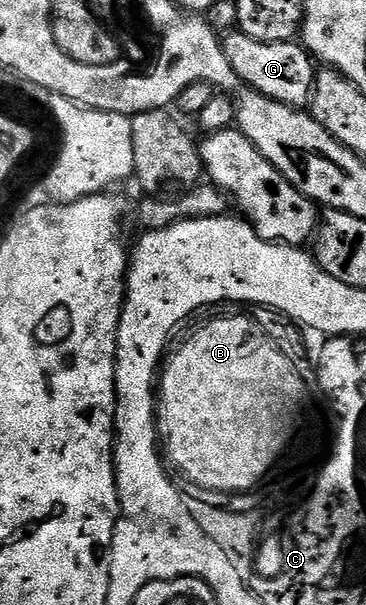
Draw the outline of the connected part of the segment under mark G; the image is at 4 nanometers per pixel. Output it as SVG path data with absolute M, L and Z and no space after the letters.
M239 32L225 33L222 45L226 60L230 60L230 68L234 68L243 85L287 106L304 108L309 105L314 85L314 62L303 45L295 41L263 42Z

